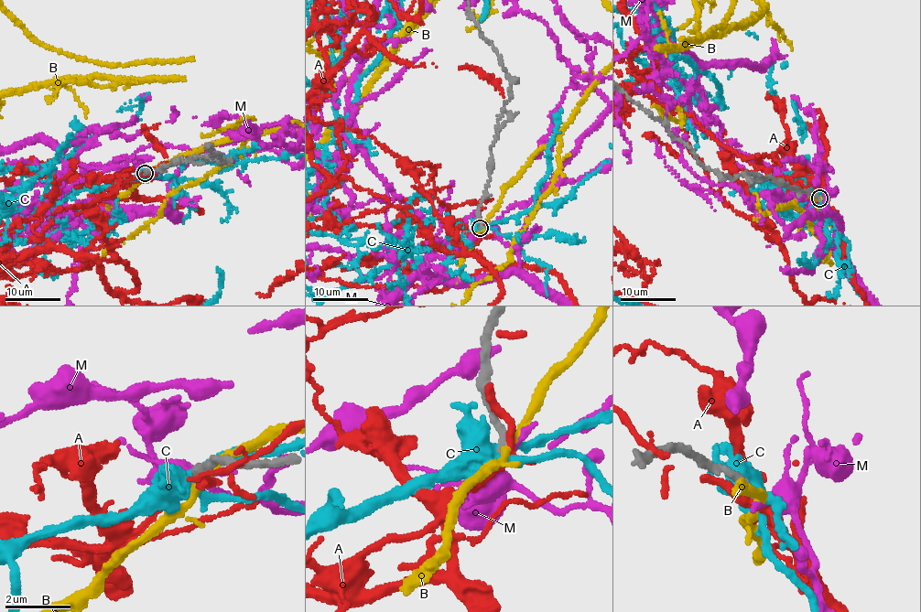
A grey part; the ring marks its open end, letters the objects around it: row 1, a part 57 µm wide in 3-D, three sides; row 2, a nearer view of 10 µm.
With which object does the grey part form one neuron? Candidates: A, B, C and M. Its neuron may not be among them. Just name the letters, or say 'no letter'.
no letter

